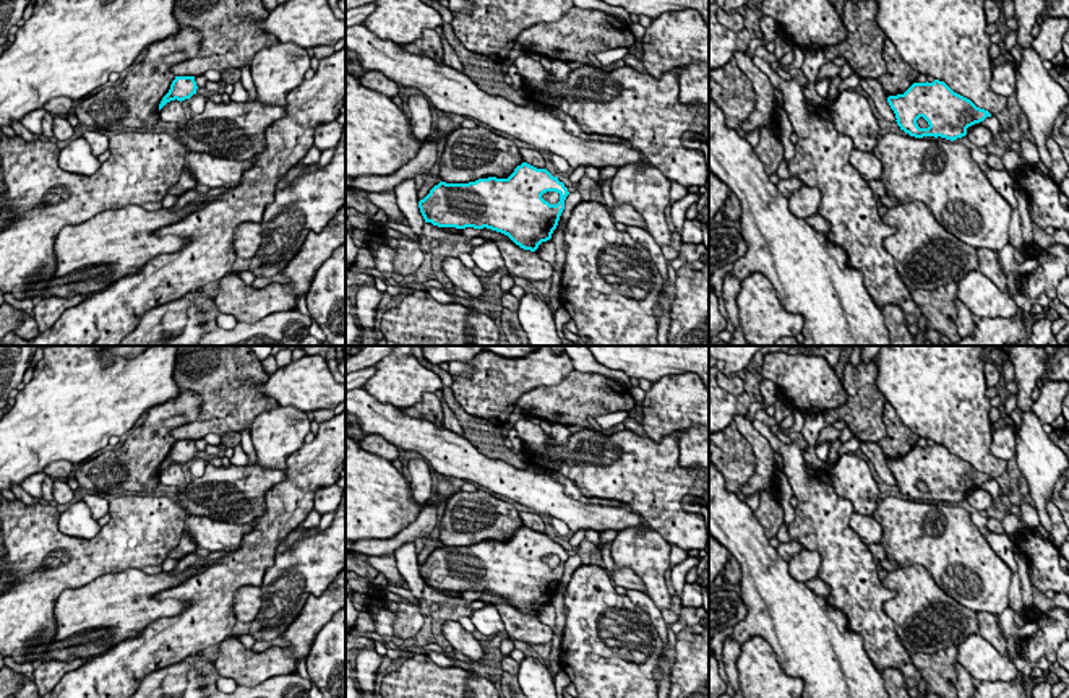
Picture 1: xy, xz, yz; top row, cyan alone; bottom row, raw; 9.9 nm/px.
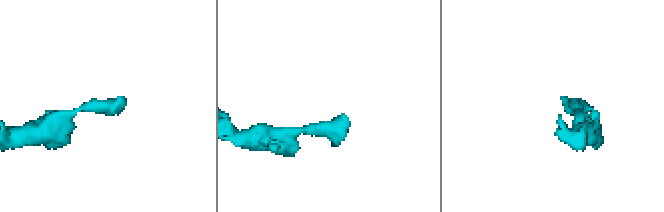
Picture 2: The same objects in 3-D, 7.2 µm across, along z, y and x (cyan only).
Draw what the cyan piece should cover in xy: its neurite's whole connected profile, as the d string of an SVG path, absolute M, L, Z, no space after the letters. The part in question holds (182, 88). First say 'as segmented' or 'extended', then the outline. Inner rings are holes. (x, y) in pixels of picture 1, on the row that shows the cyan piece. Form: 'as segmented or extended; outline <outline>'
as segmented; outline M175 76L175 80L170 84L169 93L162 97L159 104L159 110L170 101L185 101L190 99L193 94L196 94L196 81L195 76Z

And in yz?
as segmented; outline M944 81L913 83L904 94L889 96L895 122L910 136L957 140L991 114L954 93Z

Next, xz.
as segmented; outline M522 162L508 179L488 177L469 183L440 182L419 201L419 208L425 222L433 226L456 229L487 227L508 235L521 248L535 252L542 242L552 239L568 195L568 188L558 177L553 177L547 169ZM547 192L556 192L560 201L556 205L545 201L542 195Z

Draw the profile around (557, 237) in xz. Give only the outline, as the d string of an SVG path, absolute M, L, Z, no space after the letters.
M560 224L550 239L556 248L550 300L545 302L539 295L529 292L519 299L517 318L527 336L529 346L565 346L563 339L558 336L553 313L561 308L558 292L561 282L560 269L566 260L563 240L563 232L566 227L566 224Z

